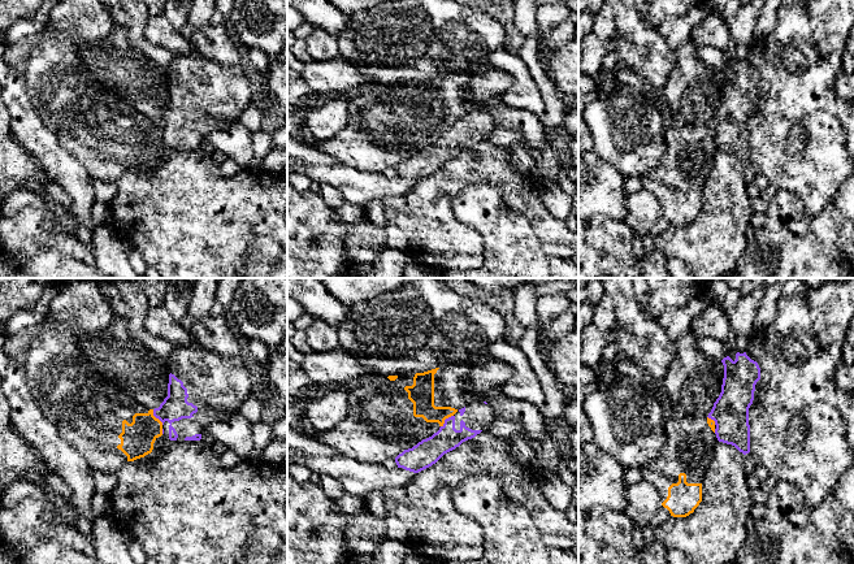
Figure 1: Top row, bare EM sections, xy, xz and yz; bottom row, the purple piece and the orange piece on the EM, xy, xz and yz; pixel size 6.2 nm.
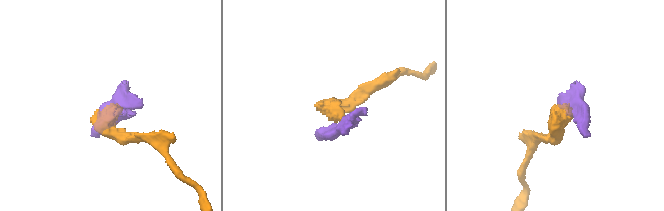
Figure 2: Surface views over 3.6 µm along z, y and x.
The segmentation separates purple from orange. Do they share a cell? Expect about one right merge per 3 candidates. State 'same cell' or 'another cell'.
another cell

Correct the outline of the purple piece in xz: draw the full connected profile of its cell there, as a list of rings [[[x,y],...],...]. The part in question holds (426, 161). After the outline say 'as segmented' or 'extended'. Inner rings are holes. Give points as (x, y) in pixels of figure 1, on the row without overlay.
[[[486,110],[472,112],[446,127],[432,146],[399,162],[395,172],[398,177],[419,182],[435,173],[445,162],[455,159],[463,151],[489,138],[498,126],[498,122]]] | extended

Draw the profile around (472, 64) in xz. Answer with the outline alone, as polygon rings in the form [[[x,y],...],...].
[[[390,0],[377,6],[350,13],[344,29],[337,35],[337,43],[339,45],[339,57],[351,61],[363,74],[368,75],[373,82],[387,86],[424,82],[435,77],[442,77],[443,74],[478,74],[490,68],[490,55],[493,52],[498,49],[504,49],[504,39],[506,31],[498,21],[486,16],[482,12],[478,12],[455,0]]]

